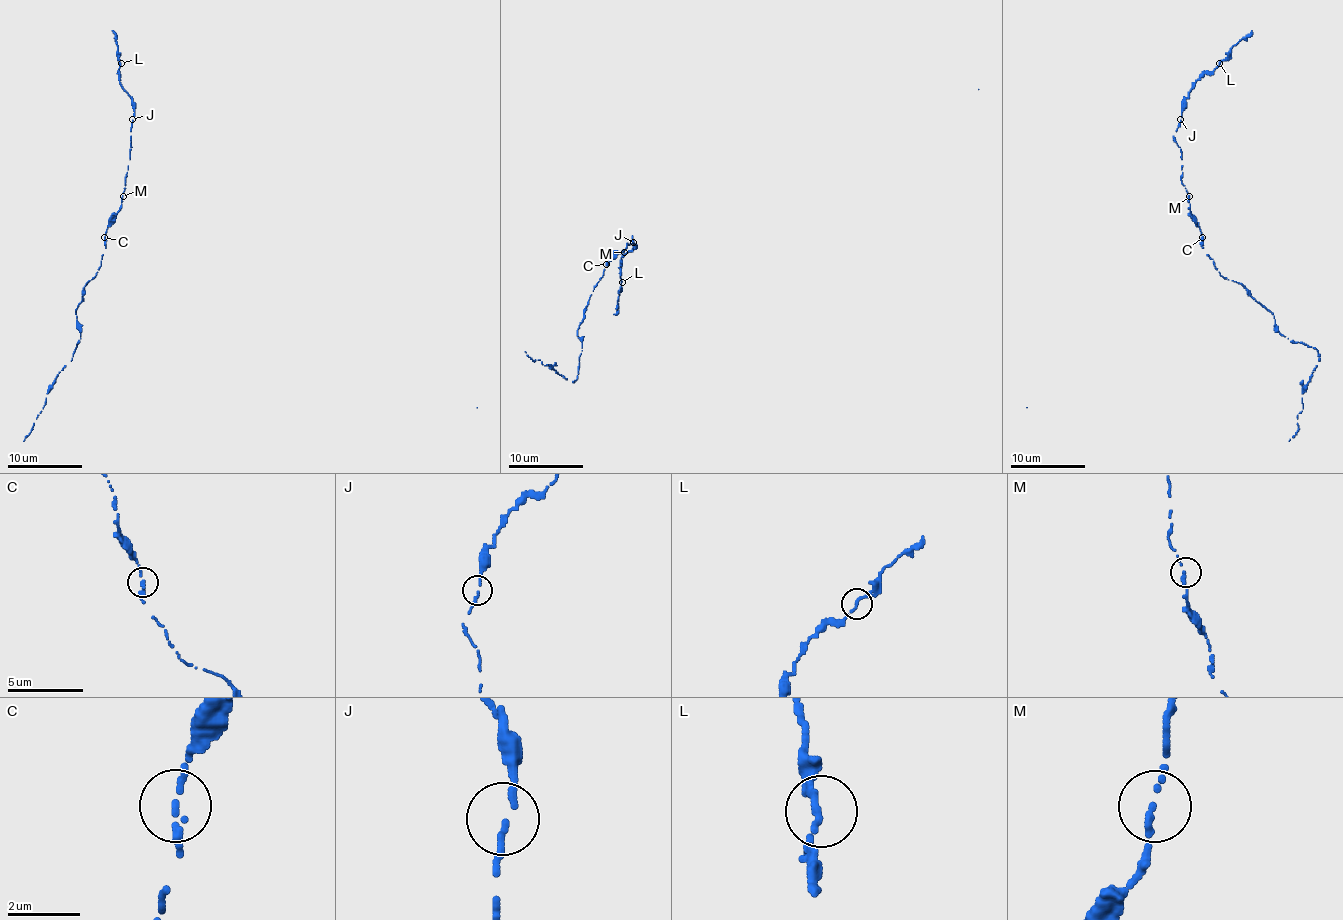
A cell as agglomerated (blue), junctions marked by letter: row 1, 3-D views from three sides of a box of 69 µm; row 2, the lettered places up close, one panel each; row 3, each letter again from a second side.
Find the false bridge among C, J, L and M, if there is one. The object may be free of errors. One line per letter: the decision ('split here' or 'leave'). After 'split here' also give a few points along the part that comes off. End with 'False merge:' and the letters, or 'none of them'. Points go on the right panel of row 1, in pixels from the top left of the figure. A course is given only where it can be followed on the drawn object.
C: leave
J: leave
L: leave
M: leave
False merge: none of them

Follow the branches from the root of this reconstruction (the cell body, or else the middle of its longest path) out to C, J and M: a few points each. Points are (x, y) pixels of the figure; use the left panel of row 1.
C: (121, 209), (104, 237)
J: (121, 209), (130, 159), (132, 119)
M: (121, 209), (123, 196)

